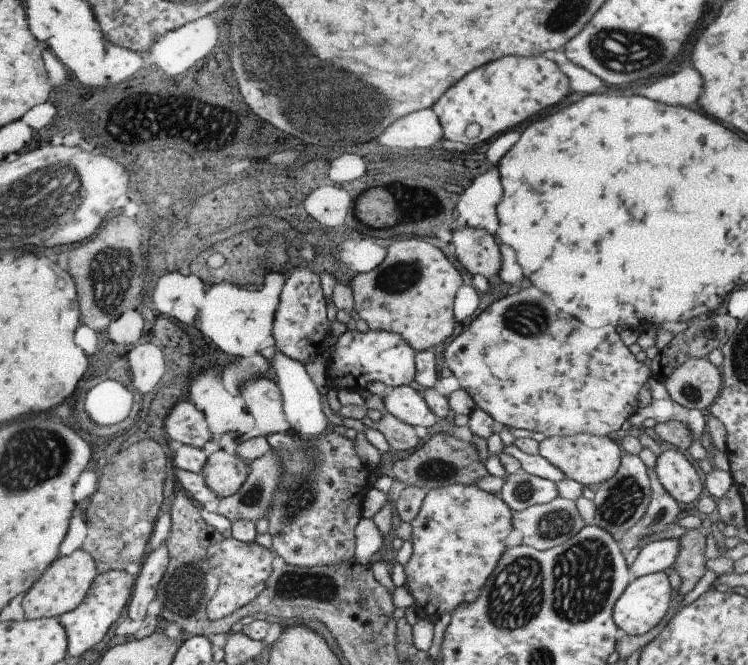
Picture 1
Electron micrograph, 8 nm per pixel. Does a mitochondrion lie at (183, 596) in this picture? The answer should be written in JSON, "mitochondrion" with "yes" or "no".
{"mitochondrion":"yes"}

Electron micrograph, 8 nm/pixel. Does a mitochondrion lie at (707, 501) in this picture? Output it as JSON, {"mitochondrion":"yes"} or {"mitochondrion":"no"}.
{"mitochondrion":"no"}

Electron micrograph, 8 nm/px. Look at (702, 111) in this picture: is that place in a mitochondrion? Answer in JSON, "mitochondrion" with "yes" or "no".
{"mitochondrion":"no"}

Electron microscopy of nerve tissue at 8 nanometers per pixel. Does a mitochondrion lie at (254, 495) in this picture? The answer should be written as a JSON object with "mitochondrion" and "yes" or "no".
{"mitochondrion":"yes"}

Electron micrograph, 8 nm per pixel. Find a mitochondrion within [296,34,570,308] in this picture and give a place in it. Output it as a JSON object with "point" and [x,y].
{"point":[412,271]}

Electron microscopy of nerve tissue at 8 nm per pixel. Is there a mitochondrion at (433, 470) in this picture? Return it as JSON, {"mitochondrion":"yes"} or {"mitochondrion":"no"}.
{"mitochondrion":"yes"}

